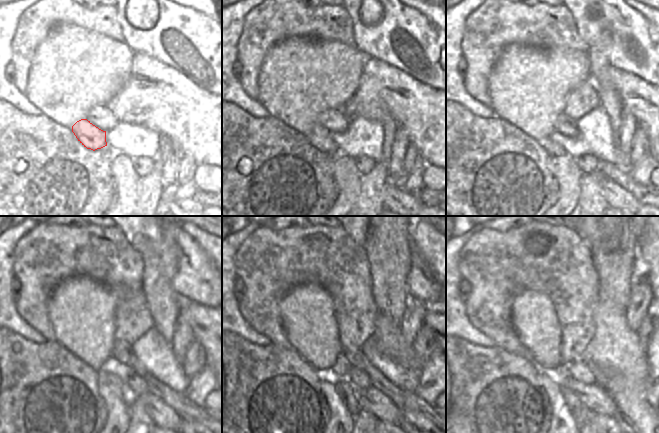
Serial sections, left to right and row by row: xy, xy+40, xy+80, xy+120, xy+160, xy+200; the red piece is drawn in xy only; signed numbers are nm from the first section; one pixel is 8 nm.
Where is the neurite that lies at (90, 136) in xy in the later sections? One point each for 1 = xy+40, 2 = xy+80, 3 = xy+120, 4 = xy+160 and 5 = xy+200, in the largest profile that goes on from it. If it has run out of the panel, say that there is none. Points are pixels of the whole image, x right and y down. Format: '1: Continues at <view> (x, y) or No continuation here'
1: Continues at xy+40 (319, 137)
2: Continues at xy+80 (554, 150)
3: Continues at xy+120 (106, 377)
4: Continues at xy+160 (344, 388)
5: Continues at xy+200 (580, 412)

